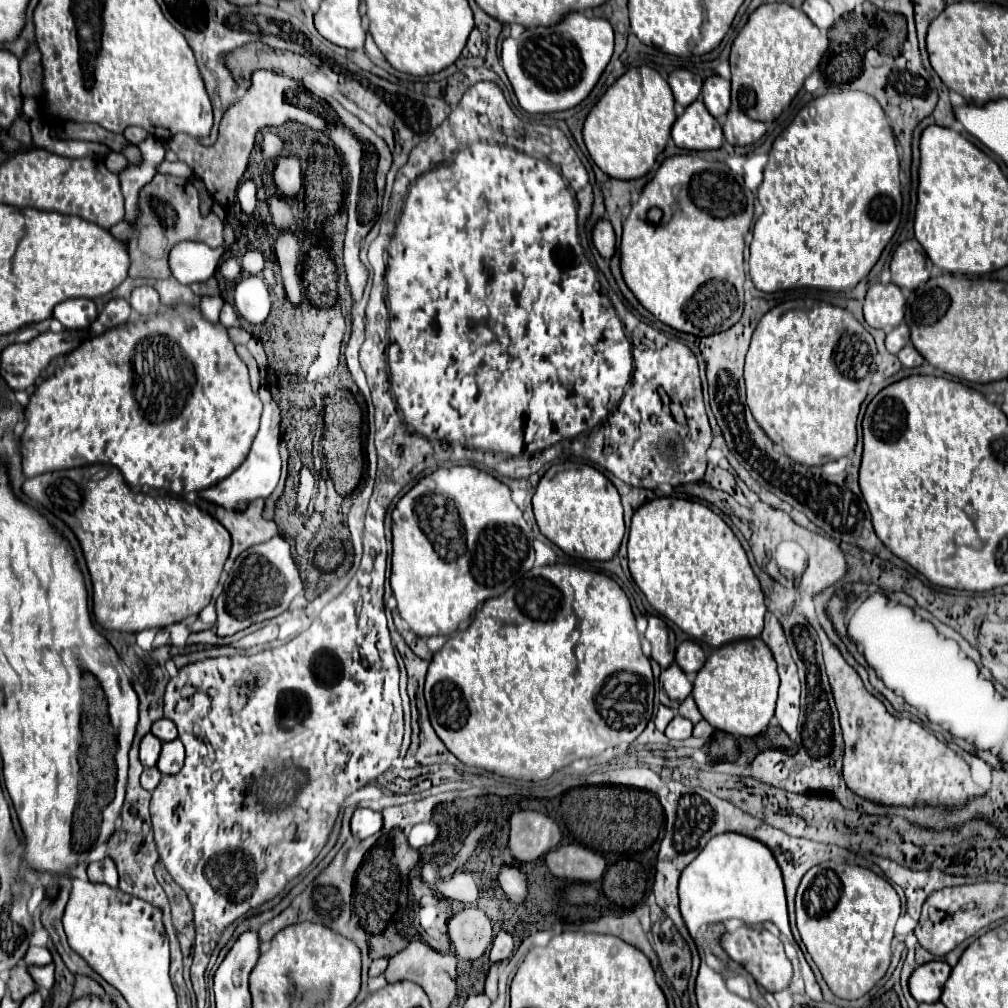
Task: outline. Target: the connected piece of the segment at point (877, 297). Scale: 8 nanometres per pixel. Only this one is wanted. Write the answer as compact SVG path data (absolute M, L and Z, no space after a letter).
M876 283L866 293L864 319L874 329L890 331L898 327L898 323L902 321L904 305L906 305L906 299L900 293L900 287L896 287L894 283L888 283L888 285Z

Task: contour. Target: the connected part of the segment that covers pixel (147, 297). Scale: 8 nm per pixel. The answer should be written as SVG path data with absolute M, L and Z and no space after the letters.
M142 285L142 287L136 287L136 289L132 291L130 305L132 305L132 309L138 311L140 315L152 317L152 315L156 315L158 309L160 309L160 299L158 299L156 289L152 289L152 287L148 287L148 285Z

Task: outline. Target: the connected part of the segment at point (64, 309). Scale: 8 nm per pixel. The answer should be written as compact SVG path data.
M72 299L56 305L54 309L54 319L58 319L66 329L78 331L78 329L88 329L98 317L94 301L88 299Z

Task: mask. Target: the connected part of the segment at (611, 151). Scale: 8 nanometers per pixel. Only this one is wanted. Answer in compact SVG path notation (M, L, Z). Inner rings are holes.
M634 67L618 77L588 113L582 137L594 163L614 179L638 179L646 175L656 155L664 151L670 127L676 121L670 85L652 67Z

